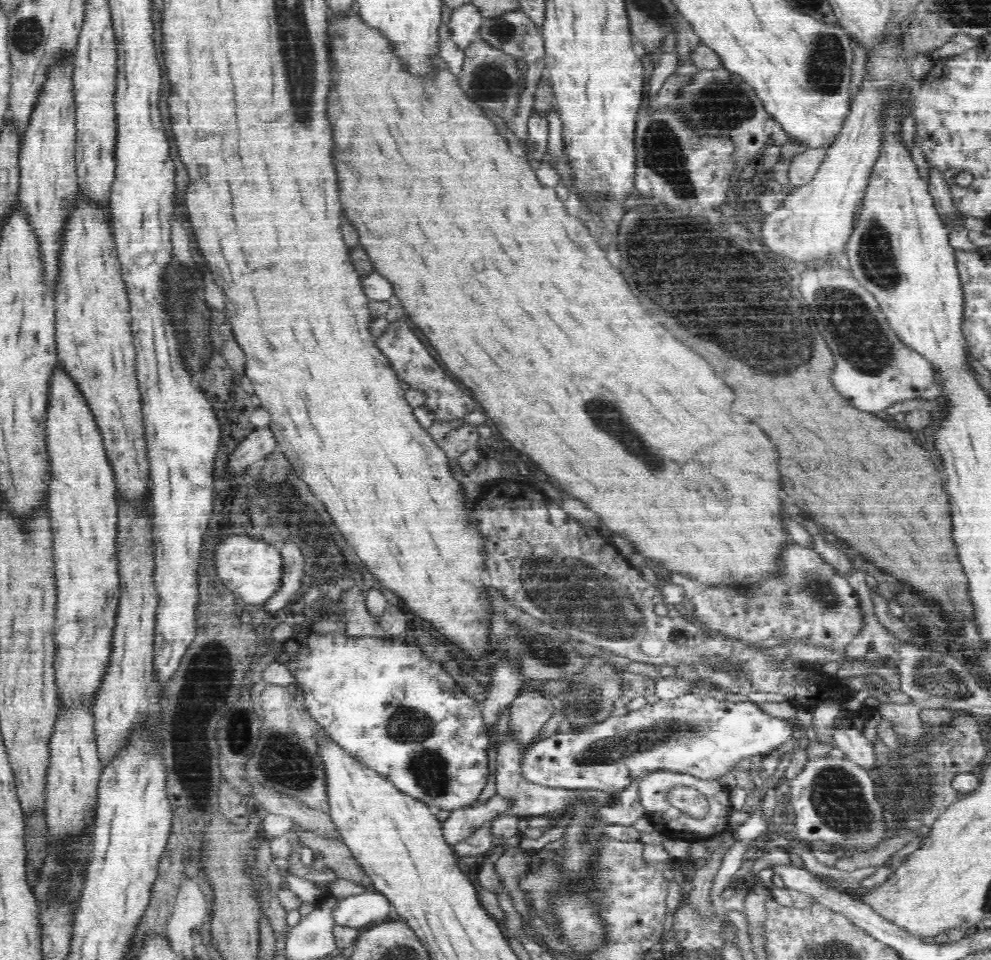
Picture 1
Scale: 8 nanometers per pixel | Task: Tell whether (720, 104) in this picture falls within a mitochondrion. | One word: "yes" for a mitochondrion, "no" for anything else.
yes

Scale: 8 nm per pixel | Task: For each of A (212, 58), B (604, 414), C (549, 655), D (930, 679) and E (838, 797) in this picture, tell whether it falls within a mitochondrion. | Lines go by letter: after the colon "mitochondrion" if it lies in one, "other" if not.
A: other
B: mitochondrion
C: mitochondrion
D: mitochondrion
E: mitochondrion

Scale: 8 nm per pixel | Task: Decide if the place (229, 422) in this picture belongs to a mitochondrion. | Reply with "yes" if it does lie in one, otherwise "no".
no

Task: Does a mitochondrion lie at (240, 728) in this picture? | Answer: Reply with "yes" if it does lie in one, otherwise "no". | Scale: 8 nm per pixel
yes

